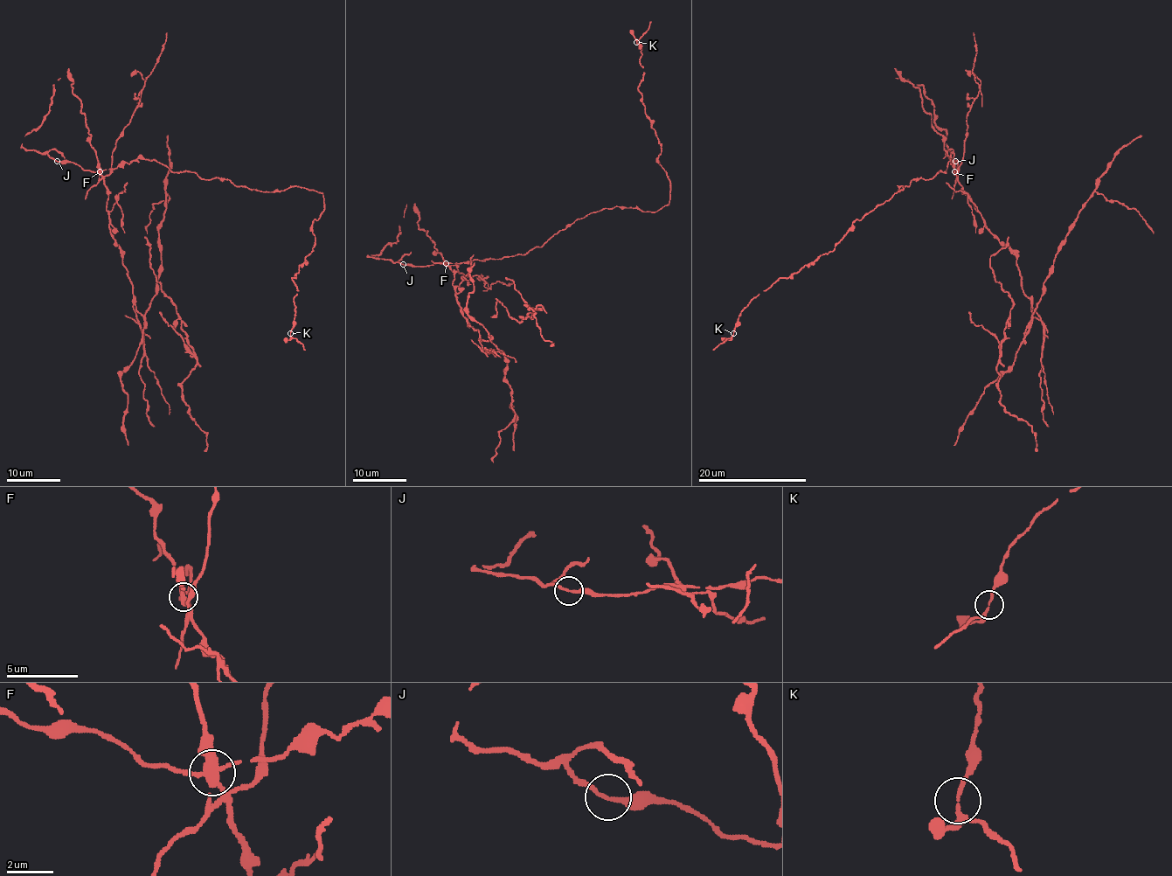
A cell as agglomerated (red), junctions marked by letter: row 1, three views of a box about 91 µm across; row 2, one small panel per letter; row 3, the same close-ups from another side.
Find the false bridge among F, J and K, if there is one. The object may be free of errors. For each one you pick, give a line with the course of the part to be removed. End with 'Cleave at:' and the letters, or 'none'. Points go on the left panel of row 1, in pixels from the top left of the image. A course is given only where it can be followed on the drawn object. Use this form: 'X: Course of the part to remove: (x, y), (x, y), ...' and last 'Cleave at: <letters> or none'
F: Course of the part to remove: (100, 172), (108, 227), (144, 314), (156, 293), (165, 191), (147, 232)
Cleave at: F

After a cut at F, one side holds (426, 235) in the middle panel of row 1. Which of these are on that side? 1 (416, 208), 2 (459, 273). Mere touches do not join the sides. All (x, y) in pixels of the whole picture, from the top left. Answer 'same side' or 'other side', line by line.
1: same side
2: same side

